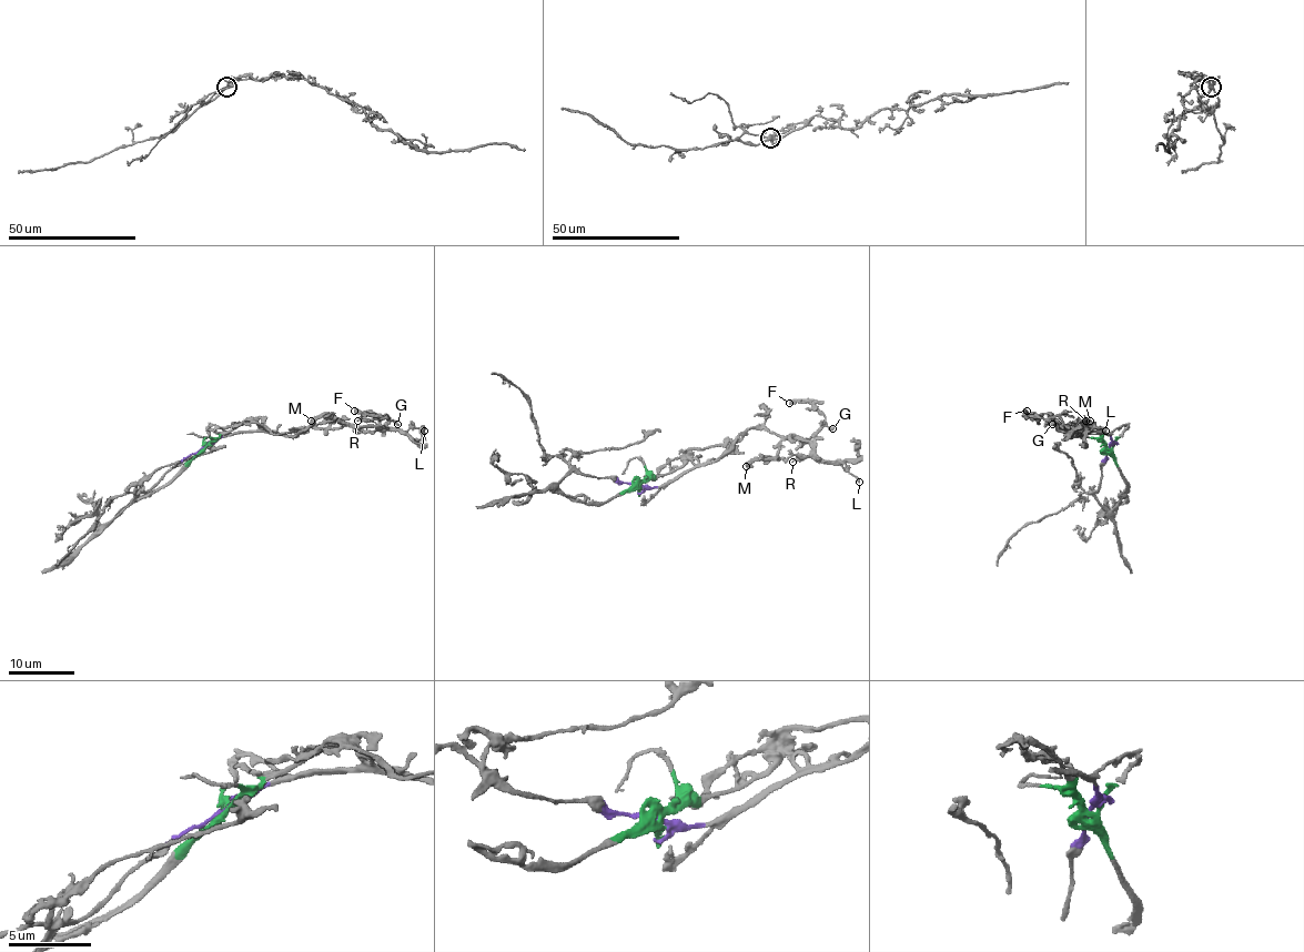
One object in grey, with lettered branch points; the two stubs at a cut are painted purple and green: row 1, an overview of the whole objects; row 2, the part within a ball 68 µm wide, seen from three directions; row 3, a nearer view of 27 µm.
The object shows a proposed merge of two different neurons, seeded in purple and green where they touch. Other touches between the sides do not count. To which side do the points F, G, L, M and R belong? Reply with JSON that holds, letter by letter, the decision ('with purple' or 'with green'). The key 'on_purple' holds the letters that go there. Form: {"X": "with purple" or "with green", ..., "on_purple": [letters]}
{"F": "with purple", "G": "with purple", "L": "with purple", "M": "with purple", "R": "with purple", "on_purple": ["F", "G", "L", "M", "R"]}

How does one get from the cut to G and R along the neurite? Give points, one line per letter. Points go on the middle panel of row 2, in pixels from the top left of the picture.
G: (637, 484), (655, 487), (674, 482), (715, 462), (749, 429), (810, 441), (825, 426), (834, 429)
R: (637, 484), (655, 487), (674, 482), (715, 462), (749, 429), (804, 438), (811, 452), (791, 462)

